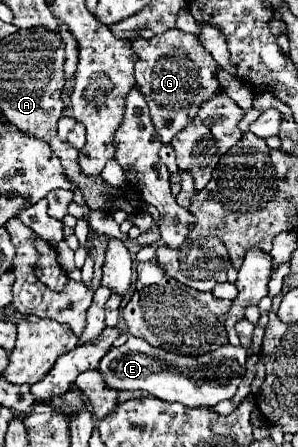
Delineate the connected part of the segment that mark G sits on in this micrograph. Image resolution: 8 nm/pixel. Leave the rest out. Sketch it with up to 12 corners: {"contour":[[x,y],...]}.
{"contour":[[178,28],[132,40],[136,84],[168,144],[220,92],[218,62]]}

